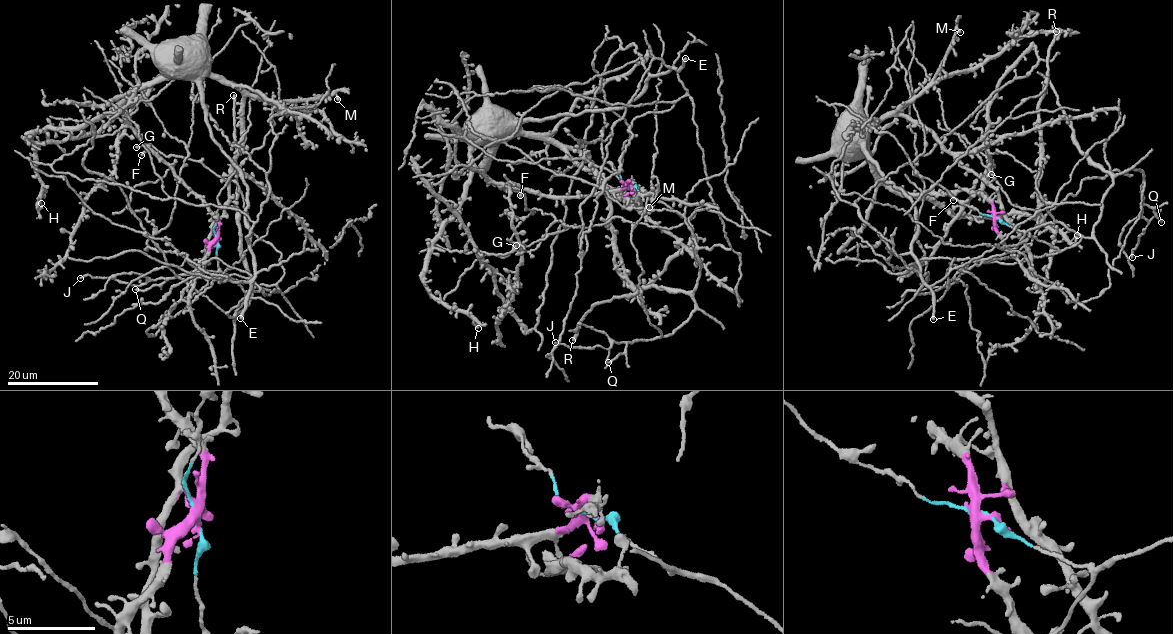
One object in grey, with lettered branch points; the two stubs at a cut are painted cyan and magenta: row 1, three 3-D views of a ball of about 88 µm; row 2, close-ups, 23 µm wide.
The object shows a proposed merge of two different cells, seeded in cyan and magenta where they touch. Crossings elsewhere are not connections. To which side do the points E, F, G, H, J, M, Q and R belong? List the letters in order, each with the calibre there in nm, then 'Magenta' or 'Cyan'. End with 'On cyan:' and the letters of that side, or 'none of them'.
E: Thickness 420 nm. Magenta
F: Thickness 400 nm. Magenta
G: Thickness 320 nm. Cyan
H: Thickness 240 nm. Magenta
J: Thickness 180 nm. Cyan
M: Thickness 400 nm. Magenta
Q: Thickness 260 nm. Cyan
R: Thickness 400 nm. Cyan
On cyan: G, J, Q, R

